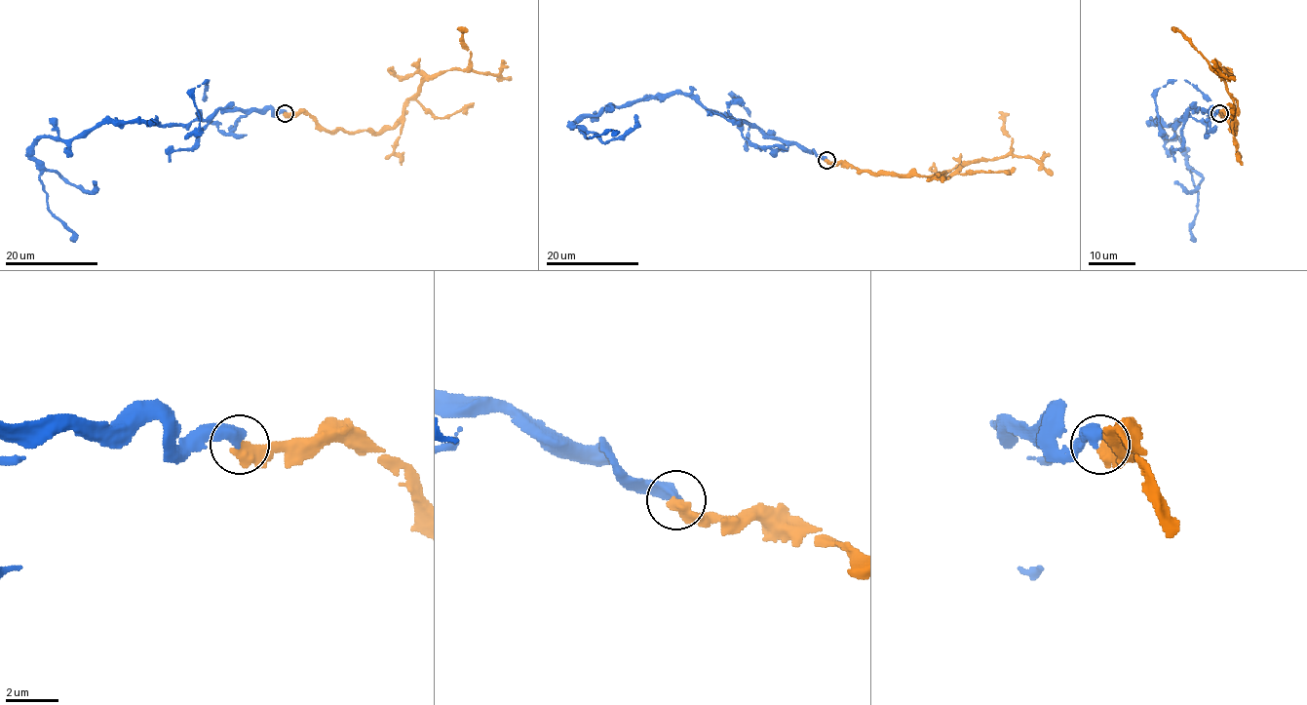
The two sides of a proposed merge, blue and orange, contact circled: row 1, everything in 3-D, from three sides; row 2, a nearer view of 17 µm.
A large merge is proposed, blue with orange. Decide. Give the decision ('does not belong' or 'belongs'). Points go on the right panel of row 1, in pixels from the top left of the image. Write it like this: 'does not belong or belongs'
does not belong

